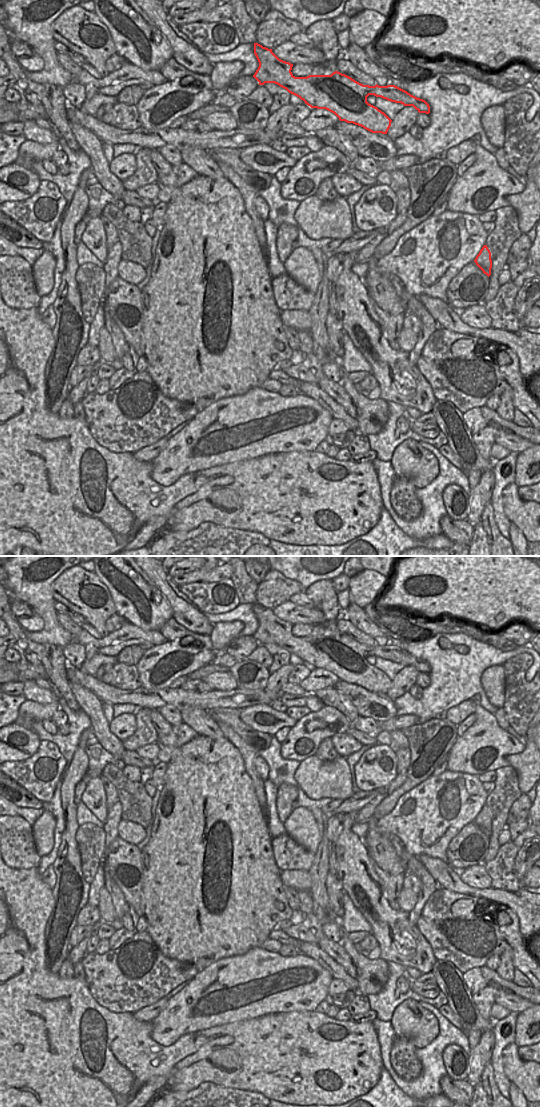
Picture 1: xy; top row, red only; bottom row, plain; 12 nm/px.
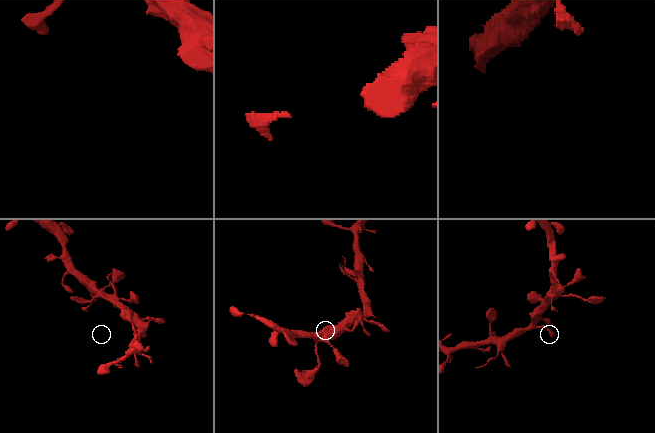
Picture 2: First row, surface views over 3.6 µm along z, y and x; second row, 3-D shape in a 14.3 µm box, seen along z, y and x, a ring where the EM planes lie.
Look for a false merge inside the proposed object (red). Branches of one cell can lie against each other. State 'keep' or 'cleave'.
keep

